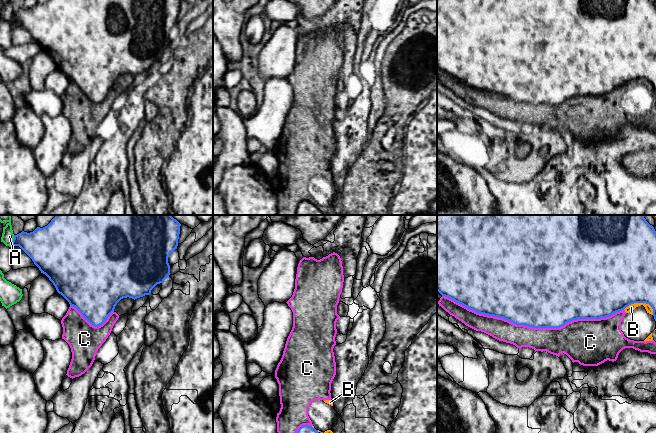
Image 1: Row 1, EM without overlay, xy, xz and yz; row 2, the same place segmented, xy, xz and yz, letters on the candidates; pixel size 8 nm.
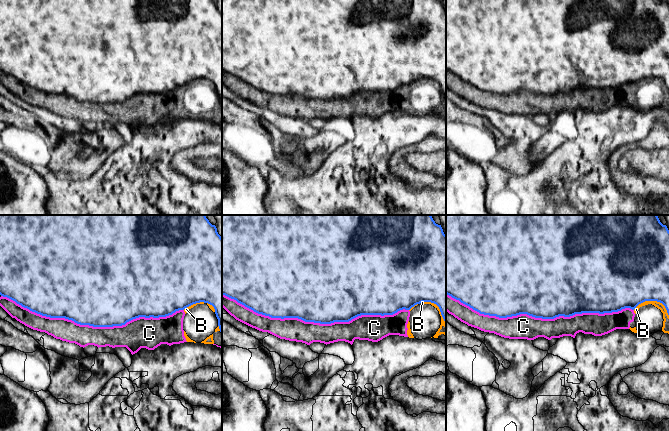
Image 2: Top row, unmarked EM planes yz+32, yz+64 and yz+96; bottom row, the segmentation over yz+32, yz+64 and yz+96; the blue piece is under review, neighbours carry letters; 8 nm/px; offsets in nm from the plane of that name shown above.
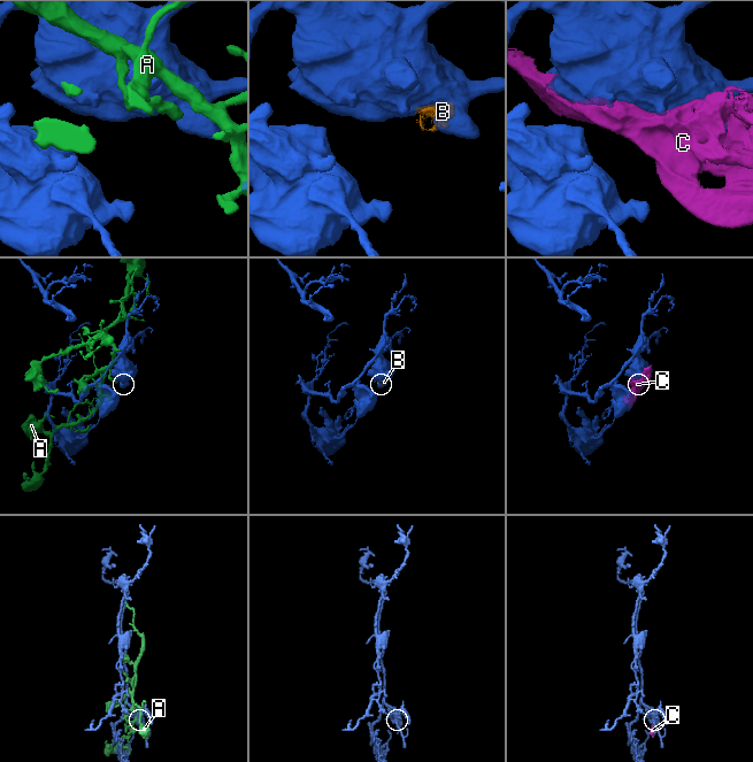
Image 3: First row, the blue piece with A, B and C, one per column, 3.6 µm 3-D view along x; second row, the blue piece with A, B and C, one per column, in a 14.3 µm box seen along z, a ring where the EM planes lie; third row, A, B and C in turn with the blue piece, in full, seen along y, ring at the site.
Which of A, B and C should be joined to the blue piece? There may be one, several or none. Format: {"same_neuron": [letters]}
{"same_neuron": []}

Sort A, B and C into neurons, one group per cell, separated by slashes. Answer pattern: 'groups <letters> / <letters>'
groups A / B C

